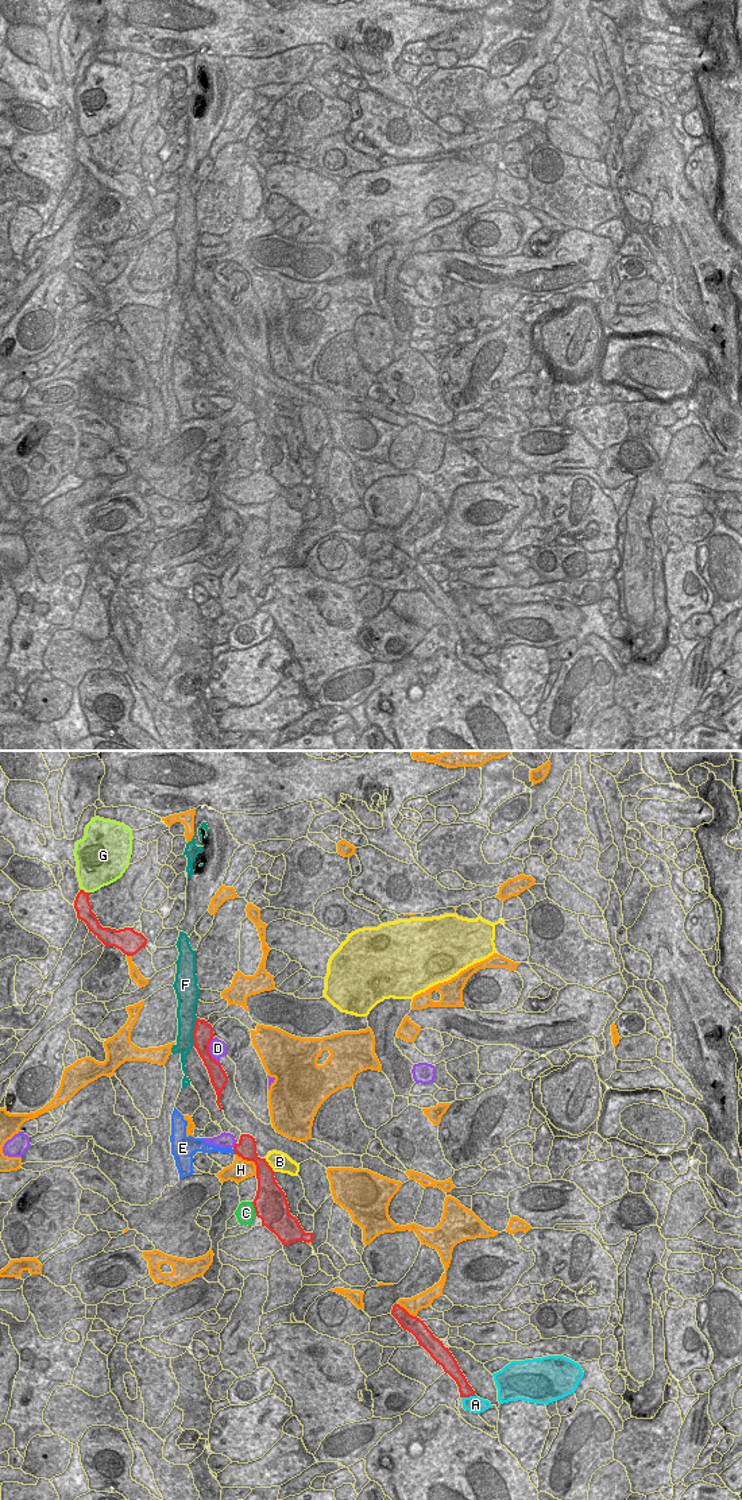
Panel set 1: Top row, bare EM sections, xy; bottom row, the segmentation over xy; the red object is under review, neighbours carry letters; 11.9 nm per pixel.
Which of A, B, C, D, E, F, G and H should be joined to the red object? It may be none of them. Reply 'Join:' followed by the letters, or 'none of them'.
Join: none of them

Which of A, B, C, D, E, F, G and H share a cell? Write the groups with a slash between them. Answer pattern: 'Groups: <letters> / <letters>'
Groups: A / B / C / D / E F / G / H.

